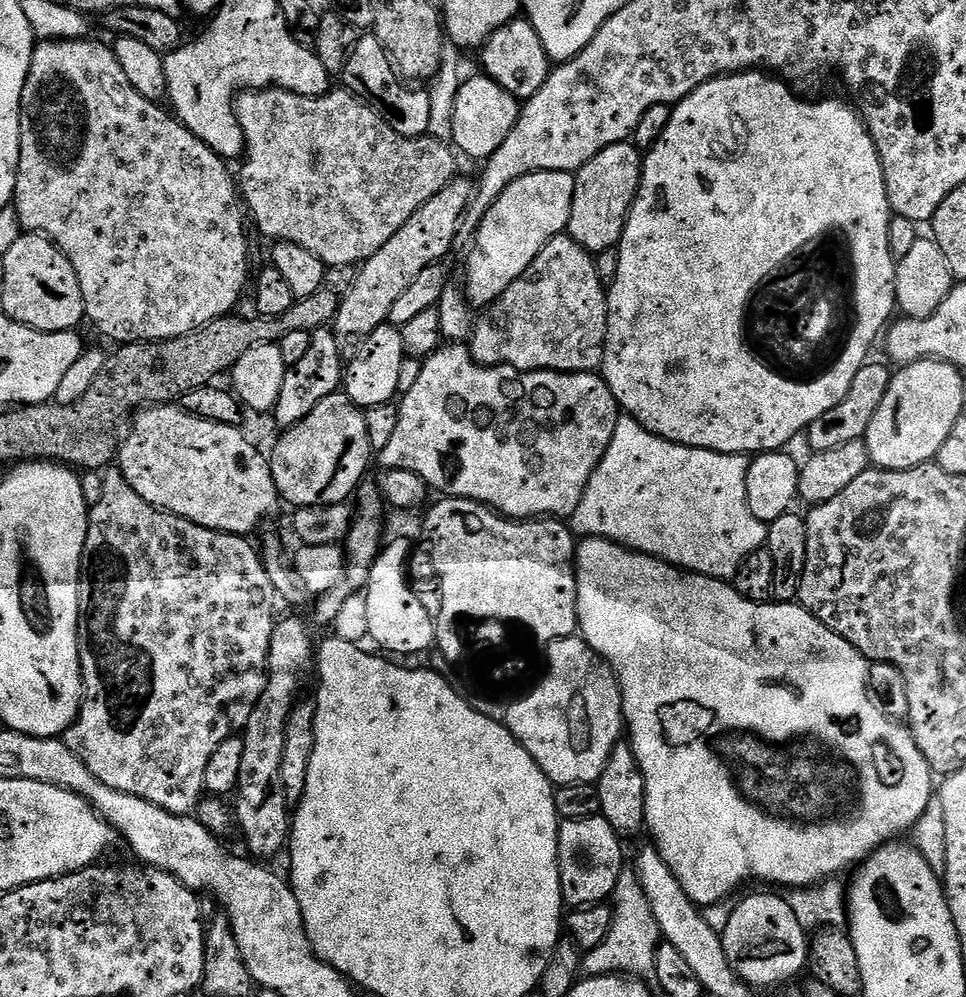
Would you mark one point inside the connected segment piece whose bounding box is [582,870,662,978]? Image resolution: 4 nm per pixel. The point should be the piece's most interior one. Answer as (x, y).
(630, 948)

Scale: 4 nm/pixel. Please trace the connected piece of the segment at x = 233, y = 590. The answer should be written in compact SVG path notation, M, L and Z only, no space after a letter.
M116 466L104 472L102 498L97 504L91 505L88 514L86 546L82 550L80 563L80 669L84 697L80 703L80 715L68 727L62 739L78 758L82 758L86 768L96 778L106 782L106 786L114 786L114 790L122 790L122 794L134 794L175 816L192 816L195 813L205 795L204 775L210 757L218 746L222 746L222 742L226 742L226 738L243 733L244 727L250 722L250 714L254 714L254 706L258 706L262 690L268 685L266 669L270 638L278 623L278 593L264 568L261 553L250 541L243 536L198 526L173 512L150 506L150 502L146 502L146 498L142 498L138 490L130 486L130 482L126 482Z

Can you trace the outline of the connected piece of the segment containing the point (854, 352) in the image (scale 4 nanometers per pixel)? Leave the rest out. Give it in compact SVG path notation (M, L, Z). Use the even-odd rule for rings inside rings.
M749 70L747 72L734 72L731 76L719 76L717 80L711 80L702 86L698 86L698 90L691 92L685 100L681 100L679 104L673 107L672 113L670 114L670 120L666 124L666 128L662 130L661 136L658 137L652 148L650 148L644 156L644 169L642 170L642 178L640 179L640 189L634 198L634 206L628 215L626 230L622 234L622 238L618 245L618 251L620 253L620 257L618 258L618 274L613 278L613 280L611 280L610 287L607 289L608 325L606 326L606 342L604 343L602 375L606 383L610 386L610 390L614 394L614 398L619 402L621 409L623 409L627 415L634 417L634 419L642 426L646 426L646 430L650 430L654 434L658 434L662 438L666 438L675 444L690 446L691 448L701 448L702 450L710 450L711 452L721 452L722 454L730 454L731 456L748 456L749 454L779 452L787 449L789 447L787 444L790 443L791 440L799 434L799 432L801 435L801 433L808 429L815 420L822 418L822 414L826 414L826 410L834 410L834 406L838 406L838 402L842 402L842 398L846 398L846 393L850 390L850 386L854 386L854 374L858 374L858 370L862 370L862 366L869 363L870 356L868 356L868 351L871 350L872 343L874 343L879 336L881 339L882 333L889 327L890 321L893 319L892 312L895 313L897 311L897 261L893 260L892 255L890 254L890 238L888 237L888 227L890 226L894 213L888 206L888 195L886 194L886 182L884 181L882 162L880 161L878 150L872 141L872 136L868 133L868 127L864 125L864 121L860 118L859 111L857 111L851 103L848 103L848 105L843 104L840 100L820 100L817 104L811 104L810 101L804 100L804 98L801 98L799 95L796 95L792 100L788 100L789 90L789 85L785 83L785 81L764 70ZM827 232L845 232L845 234L848 235L848 244L852 247L852 268L856 271L856 292L854 288L854 323L852 325L852 337L848 339L848 345L844 347L842 354L834 363L832 363L831 368L829 368L827 372L819 373L815 378L792 378L796 380L787 380L787 378L784 377L787 375L781 374L779 371L773 370L771 367L768 369L767 366L763 364L765 361L761 359L755 351L753 351L750 347L749 341L746 339L746 317L750 311L750 301L756 289L759 288L773 272L777 272L783 264L787 264L788 261L801 250L815 245L812 243L814 243L819 236L826 235Z

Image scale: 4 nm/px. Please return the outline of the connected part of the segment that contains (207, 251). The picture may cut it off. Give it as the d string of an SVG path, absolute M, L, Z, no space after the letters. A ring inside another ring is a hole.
M81 38L81 39L79 39L79 40L40 40L40 41L39 41L39 43L37 43L37 46L36 46L36 49L35 49L35 50L34 50L34 54L33 54L33 55L32 55L32 61L31 61L31 62L30 62L30 74L29 74L29 75L28 75L28 77L27 77L27 78L26 78L26 86L25 86L25 87L24 87L24 89L23 89L23 90L22 90L22 102L21 102L21 103L20 103L20 157L19 157L19 158L18 158L18 170L17 170L17 171L16 171L16 195L15 195L15 197L14 197L14 207L15 207L15 209L16 209L16 213L17 213L17 214L18 214L18 218L19 218L19 219L20 219L20 226L21 226L21 229L23 229L23 231L24 231L24 232L40 232L40 233L42 233L42 234L43 234L43 235L44 235L44 236L49 236L49 237L50 237L50 238L51 238L51 239L52 239L52 241L54 241L54 243L56 243L56 245L57 245L57 246L59 246L59 248L60 248L60 249L61 249L61 250L62 250L62 254L66 254L66 258L67 258L67 259L68 259L68 260L69 260L69 262L71 262L71 264L72 264L72 265L73 265L73 266L74 266L74 274L78 274L78 286L82 286L82 302L83 302L83 303L84 303L84 314L85 314L85 317L86 317L86 320L87 320L87 323L88 323L88 324L89 324L89 325L90 325L90 324L91 324L91 323L92 323L92 324L93 324L93 326L94 326L94 327L96 327L96 328L97 328L97 330L98 330L98 331L100 331L100 332L101 332L101 334L102 334L102 335L104 335L104 336L105 336L105 338L106 338L106 339L108 339L108 340L116 340L116 341L115 341L115 343L116 343L116 344L117 344L117 345L122 345L122 344L138 344L138 343L140 343L140 341L142 341L142 340L173 340L173 339L174 339L174 338L178 338L178 337L179 337L179 336L181 336L181 335L182 335L182 334L190 334L190 333L191 333L191 332L193 332L193 331L194 331L194 330L198 330L198 329L199 329L199 328L205 328L205 327L206 327L206 326L207 326L207 325L208 325L208 324L209 324L209 322L210 322L210 321L212 321L212 320L221 320L221 318L222 318L222 317L224 317L224 316L227 316L227 315L229 315L229 314L232 314L232 313L235 313L235 312L236 312L236 311L237 311L237 308L236 308L236 303L238 303L238 302L239 302L239 300L240 300L240 299L242 299L242 298L243 298L243 296L244 296L244 291L246 291L246 290L247 290L247 288L248 288L248 291L249 291L249 288L250 288L250 272L249 272L249 276L248 276L248 228L249 228L249 232L250 232L250 224L249 224L249 221L248 221L248 220L247 220L247 219L246 219L246 209L245 209L245 206L244 206L244 202L243 202L243 199L242 199L242 197L241 197L241 194L240 194L240 189L239 189L239 187L238 187L238 180L237 180L237 177L236 177L236 176L235 176L235 175L234 175L234 172L233 172L233 169L232 169L232 172L231 172L231 170L230 170L230 169L228 169L228 168L231 168L231 167L229 167L229 165L228 165L228 164L227 164L227 163L226 163L226 161L225 161L225 160L223 160L223 159L222 159L222 158L221 158L221 157L220 157L220 155L219 155L219 154L218 154L218 153L217 153L217 152L215 152L215 151L214 151L214 150L210 150L210 146L206 146L206 142L202 142L202 141L201 141L201 140L200 140L200 139L198 139L198 137L196 137L196 135L194 135L194 133L192 133L192 132L191 132L191 131L190 131L190 130L189 130L189 129L188 129L188 128L187 128L187 126L186 126L186 125L184 125L184 124L181 124L181 123L180 123L180 121L179 121L179 120L177 120L177 119L176 119L176 117L175 117L175 115L173 115L173 113L172 113L172 112L171 112L171 111L168 111L168 110L165 110L165 112L163 112L163 110L162 110L162 109L160 109L160 106L157 106L157 105L156 105L156 104L155 104L155 103L153 103L153 101L150 101L150 100L147 100L147 99L146 99L146 98L142 98L142 94L138 94L138 90L134 90L134 86L130 86L130 78L126 78L126 73L124 73L124 71L123 71L123 70L122 70L122 66L118 66L118 58L117 58L117 57L116 57L116 53L115 53L115 51L113 51L113 49L112 49L112 48L111 48L111 47L109 47L109 45L108 45L108 48L107 48L107 46L106 46L106 45L104 45L104 44L99 44L99 42L98 42L98 41L96 41L96 40L92 40L92 39L93 39L93 38Z

